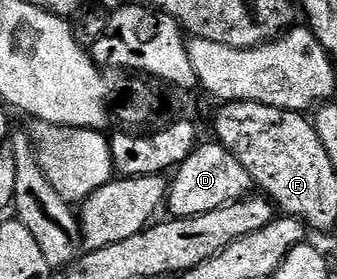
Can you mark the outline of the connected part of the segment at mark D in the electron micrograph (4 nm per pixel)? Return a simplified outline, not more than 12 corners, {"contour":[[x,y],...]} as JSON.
{"contour":[[198,144],[167,185],[170,218],[207,215],[251,193],[243,163]]}

